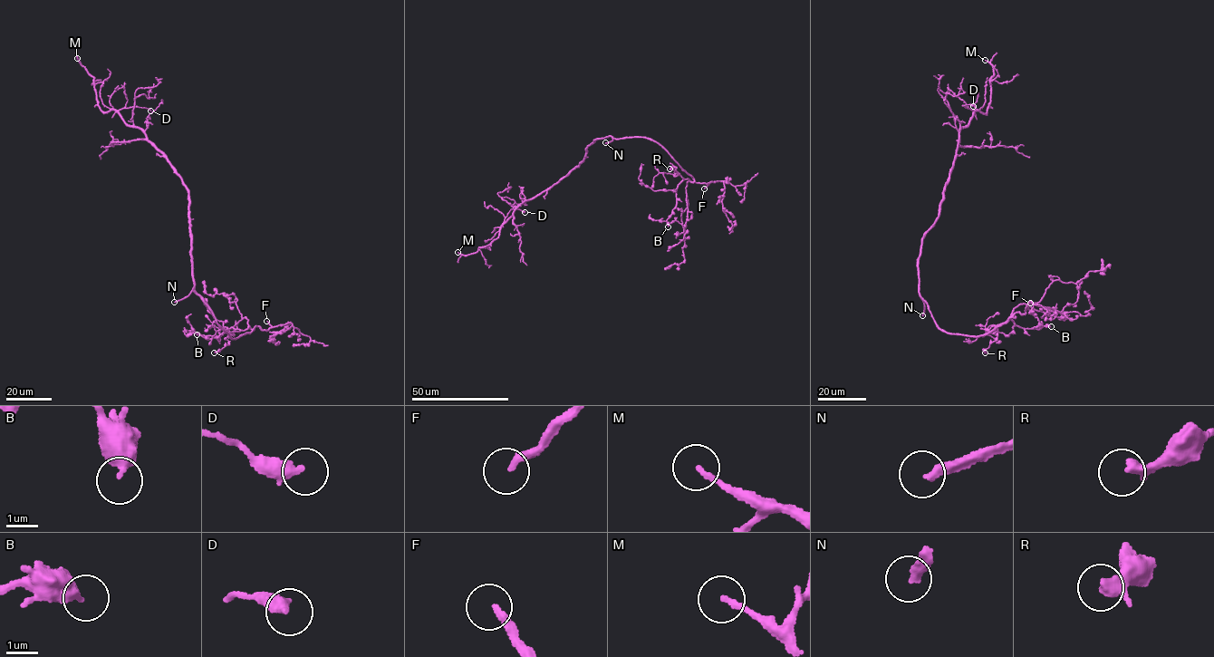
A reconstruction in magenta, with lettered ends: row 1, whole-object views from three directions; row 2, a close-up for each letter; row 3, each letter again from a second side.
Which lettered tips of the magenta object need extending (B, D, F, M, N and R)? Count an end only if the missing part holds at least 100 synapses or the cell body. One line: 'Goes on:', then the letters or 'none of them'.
Goes on: F, N

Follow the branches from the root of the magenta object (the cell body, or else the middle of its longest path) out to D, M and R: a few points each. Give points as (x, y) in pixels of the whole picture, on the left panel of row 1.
D: (193, 268), (187, 188), (165, 153), (148, 140), (145, 132), (128, 126), (118, 111), (136, 107), (150, 111)
M: (193, 268), (187, 188), (145, 132), (128, 126), (114, 111), (105, 112), (100, 109), (93, 78), (77, 58)
R: (193, 268), (194, 289), (218, 324), (234, 339), (254, 330), (247, 327), (232, 332), (227, 344), (214, 352)

